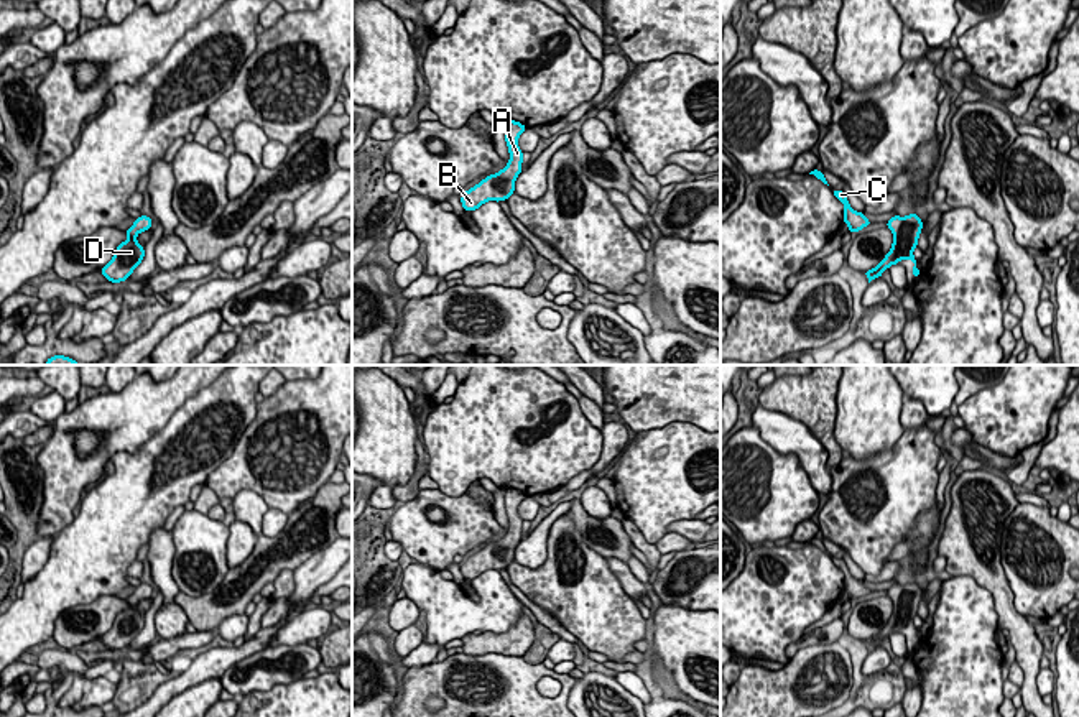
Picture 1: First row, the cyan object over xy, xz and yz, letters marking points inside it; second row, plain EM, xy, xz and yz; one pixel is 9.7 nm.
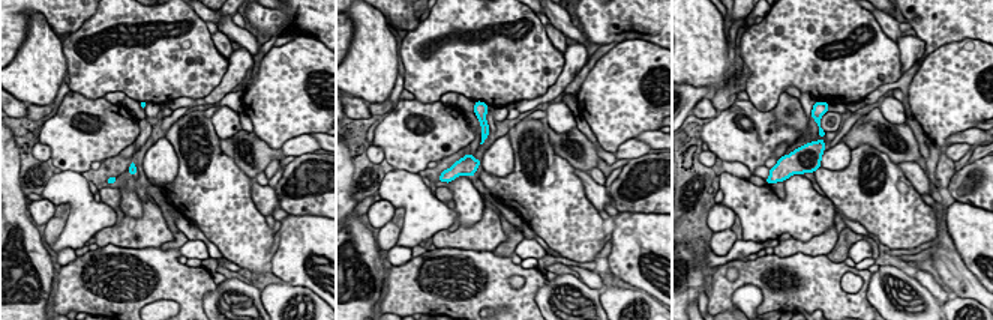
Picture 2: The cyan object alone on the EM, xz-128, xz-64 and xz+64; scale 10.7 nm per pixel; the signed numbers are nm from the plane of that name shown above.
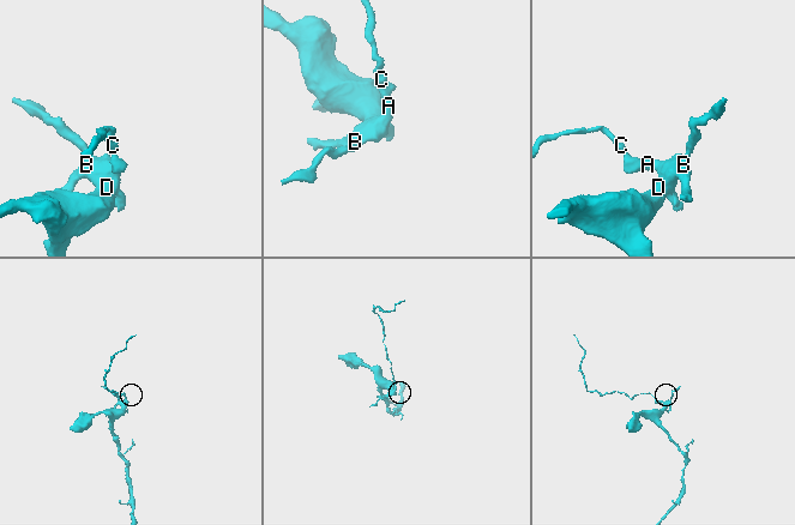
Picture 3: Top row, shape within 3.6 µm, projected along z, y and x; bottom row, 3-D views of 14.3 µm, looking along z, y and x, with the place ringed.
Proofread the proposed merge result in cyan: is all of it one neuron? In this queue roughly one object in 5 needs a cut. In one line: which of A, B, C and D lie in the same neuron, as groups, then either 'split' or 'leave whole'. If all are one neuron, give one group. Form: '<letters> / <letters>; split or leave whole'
A B C D; leave whole

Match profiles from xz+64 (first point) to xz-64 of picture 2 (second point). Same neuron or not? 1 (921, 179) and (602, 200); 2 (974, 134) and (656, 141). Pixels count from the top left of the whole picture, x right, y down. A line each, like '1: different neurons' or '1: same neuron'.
1: same neuron
2: same neuron

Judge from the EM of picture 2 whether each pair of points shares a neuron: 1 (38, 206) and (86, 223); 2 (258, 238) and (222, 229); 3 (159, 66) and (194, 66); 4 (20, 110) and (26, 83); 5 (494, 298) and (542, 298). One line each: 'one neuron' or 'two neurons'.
1: two neurons
2: one neuron
3: one neuron
4: two neurons
5: two neurons

